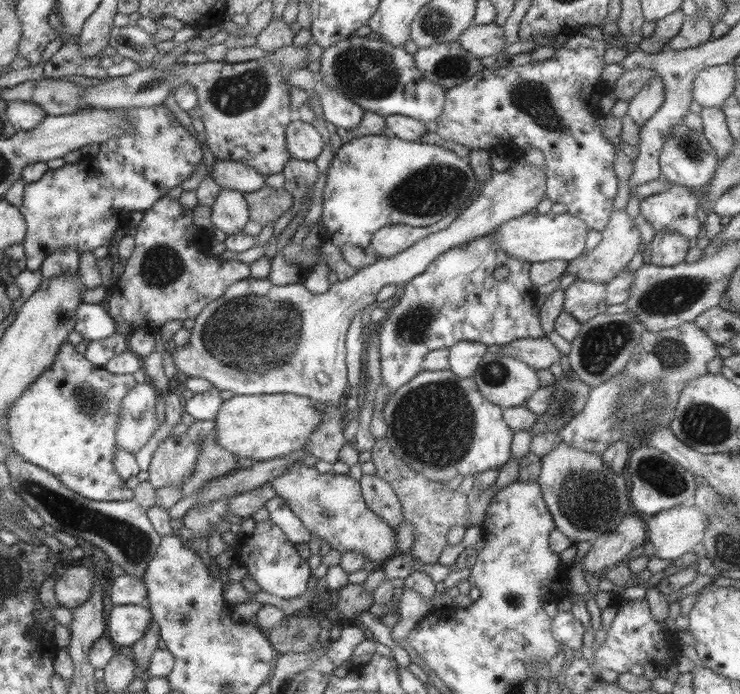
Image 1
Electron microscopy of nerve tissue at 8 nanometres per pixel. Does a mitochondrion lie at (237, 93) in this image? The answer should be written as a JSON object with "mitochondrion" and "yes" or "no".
{"mitochondrion":"yes"}

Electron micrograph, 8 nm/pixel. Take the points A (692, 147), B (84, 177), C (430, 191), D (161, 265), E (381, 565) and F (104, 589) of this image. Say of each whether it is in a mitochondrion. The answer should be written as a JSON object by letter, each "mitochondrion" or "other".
{"A":"mitochondrion","B":"other","C":"mitochondrion","D":"mitochondrion","E":"other","F":"other"}

